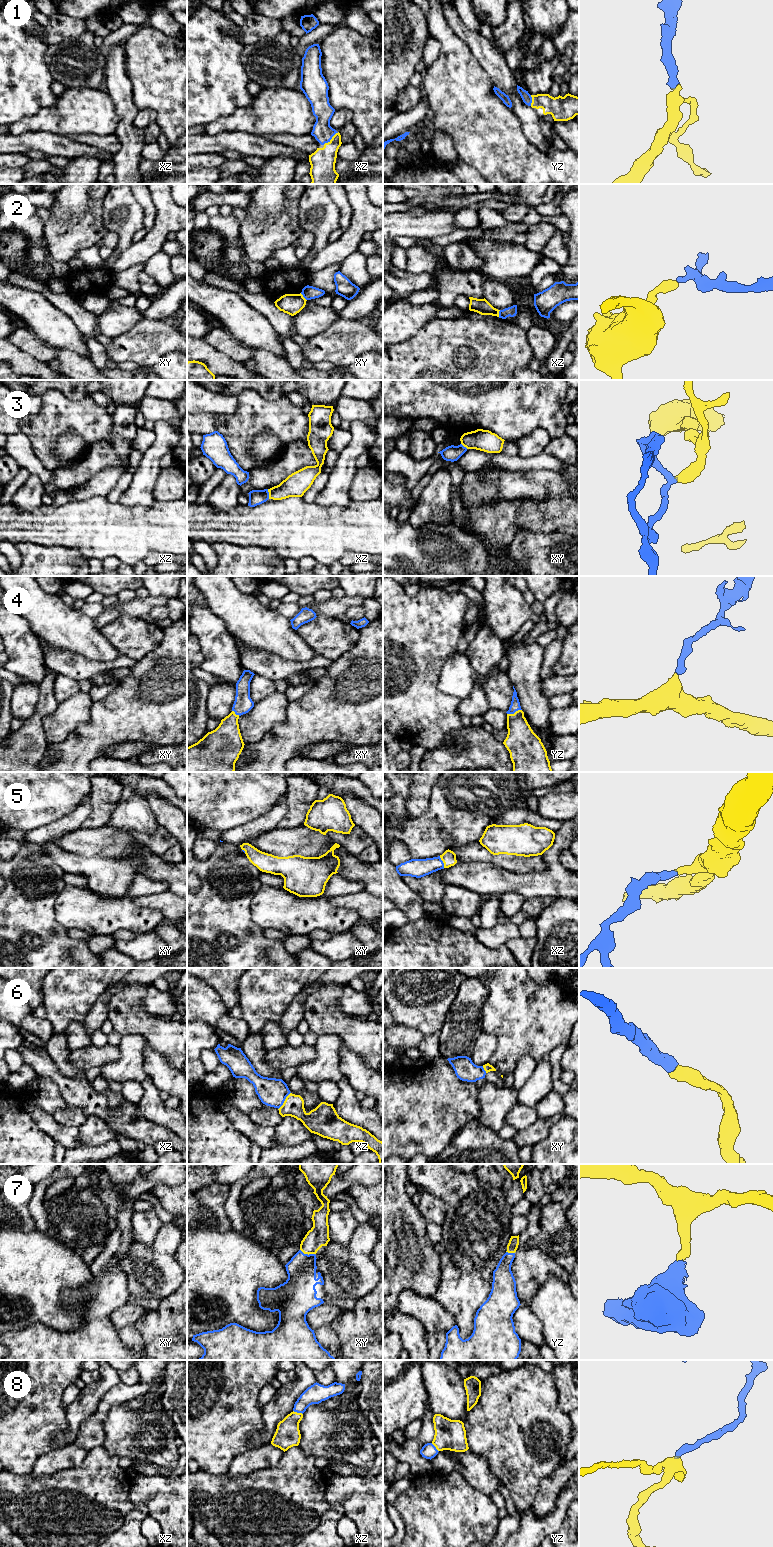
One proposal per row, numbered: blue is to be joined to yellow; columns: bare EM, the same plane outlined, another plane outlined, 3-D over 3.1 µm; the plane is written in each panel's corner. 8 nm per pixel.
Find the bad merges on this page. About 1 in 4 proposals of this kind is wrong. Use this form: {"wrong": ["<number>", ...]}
{"wrong": ["2", "3"]}

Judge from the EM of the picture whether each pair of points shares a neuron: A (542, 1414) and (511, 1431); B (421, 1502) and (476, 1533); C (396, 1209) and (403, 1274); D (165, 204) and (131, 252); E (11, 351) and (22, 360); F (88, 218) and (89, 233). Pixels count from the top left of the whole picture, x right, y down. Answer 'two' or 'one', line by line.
A: one
B: one
C: one
D: one
E: one
F: one

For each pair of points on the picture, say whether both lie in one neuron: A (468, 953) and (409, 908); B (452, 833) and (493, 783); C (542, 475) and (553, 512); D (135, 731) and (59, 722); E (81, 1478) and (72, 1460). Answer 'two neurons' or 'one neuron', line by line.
A: two neurons
B: one neuron
C: one neuron
D: two neurons
E: two neurons

